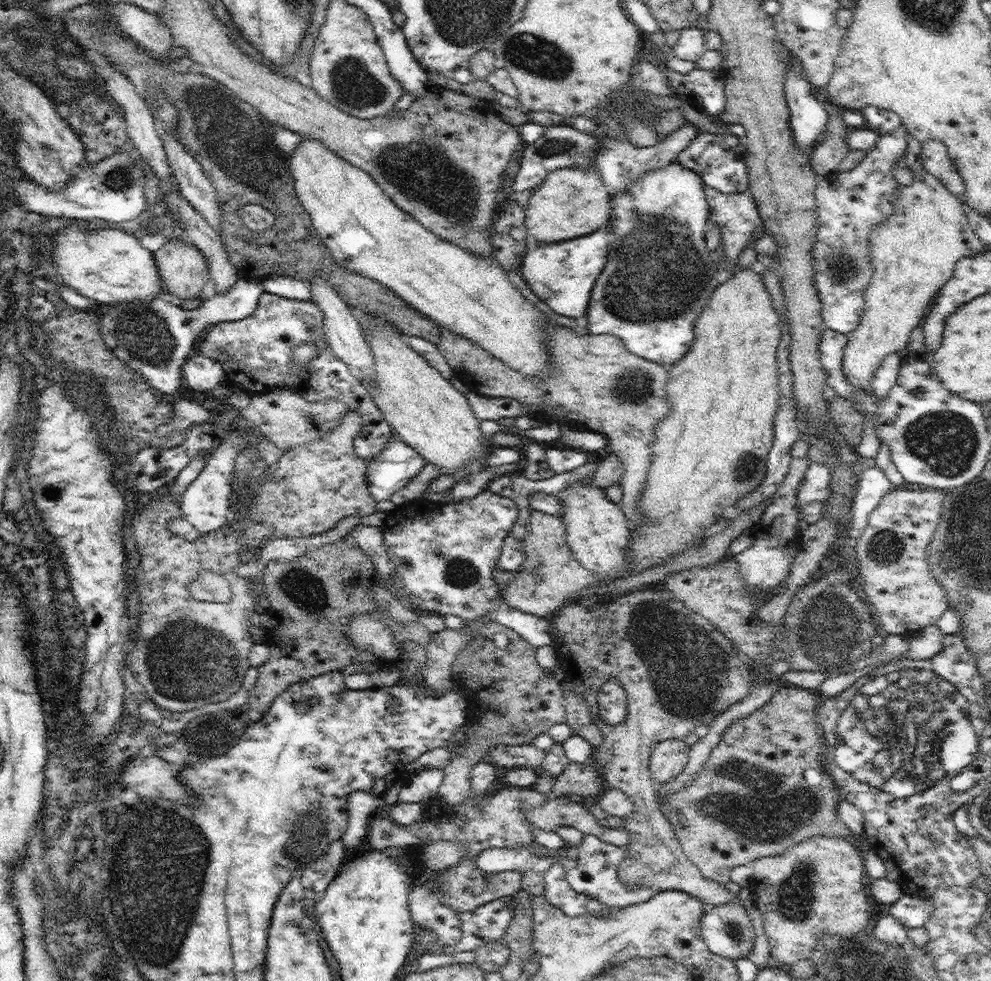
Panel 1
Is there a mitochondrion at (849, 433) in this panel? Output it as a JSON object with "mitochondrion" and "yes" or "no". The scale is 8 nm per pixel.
{"mitochondrion":"no"}

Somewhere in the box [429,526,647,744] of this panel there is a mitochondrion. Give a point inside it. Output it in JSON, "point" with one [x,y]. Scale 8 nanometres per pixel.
{"point":[459,573]}

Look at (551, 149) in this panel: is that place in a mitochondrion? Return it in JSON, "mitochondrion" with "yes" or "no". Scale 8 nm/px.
{"mitochondrion":"yes"}

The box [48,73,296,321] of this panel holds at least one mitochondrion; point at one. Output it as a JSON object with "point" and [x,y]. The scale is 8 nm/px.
{"point":[216,118]}

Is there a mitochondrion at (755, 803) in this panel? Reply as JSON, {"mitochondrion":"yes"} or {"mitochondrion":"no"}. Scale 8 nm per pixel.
{"mitochondrion":"yes"}

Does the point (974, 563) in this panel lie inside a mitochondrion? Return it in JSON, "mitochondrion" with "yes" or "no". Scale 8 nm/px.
{"mitochondrion":"yes"}

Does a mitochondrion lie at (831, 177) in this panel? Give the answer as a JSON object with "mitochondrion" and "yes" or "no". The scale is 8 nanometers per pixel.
{"mitochondrion":"no"}

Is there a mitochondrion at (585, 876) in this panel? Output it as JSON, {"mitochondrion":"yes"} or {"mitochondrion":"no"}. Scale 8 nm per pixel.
{"mitochondrion":"no"}

